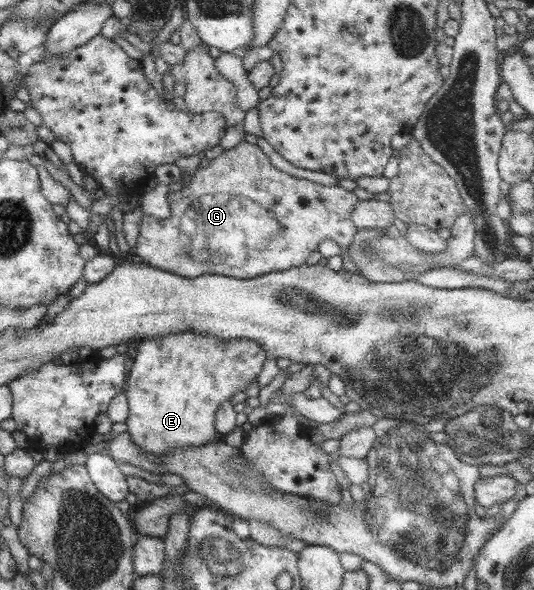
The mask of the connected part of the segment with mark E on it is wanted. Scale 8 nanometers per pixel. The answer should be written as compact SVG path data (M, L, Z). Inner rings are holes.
M193 331L157 335L136 342L137 350L133 367L129 370L128 386L124 389L128 401L128 417L125 433L131 442L148 455L162 455L181 448L199 448L215 443L216 410L235 392L258 376L265 360L264 347L248 338L221 340L216 336L200 335Z

